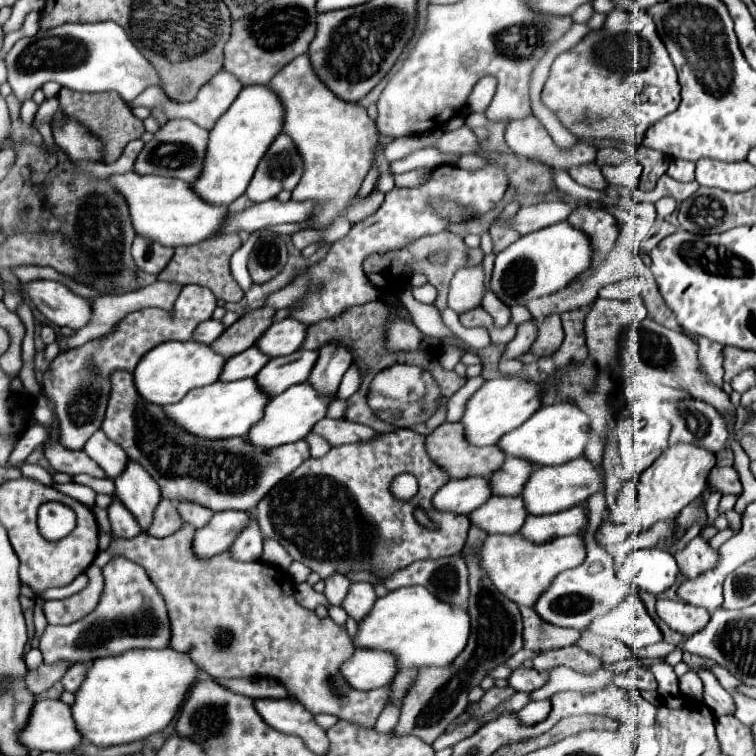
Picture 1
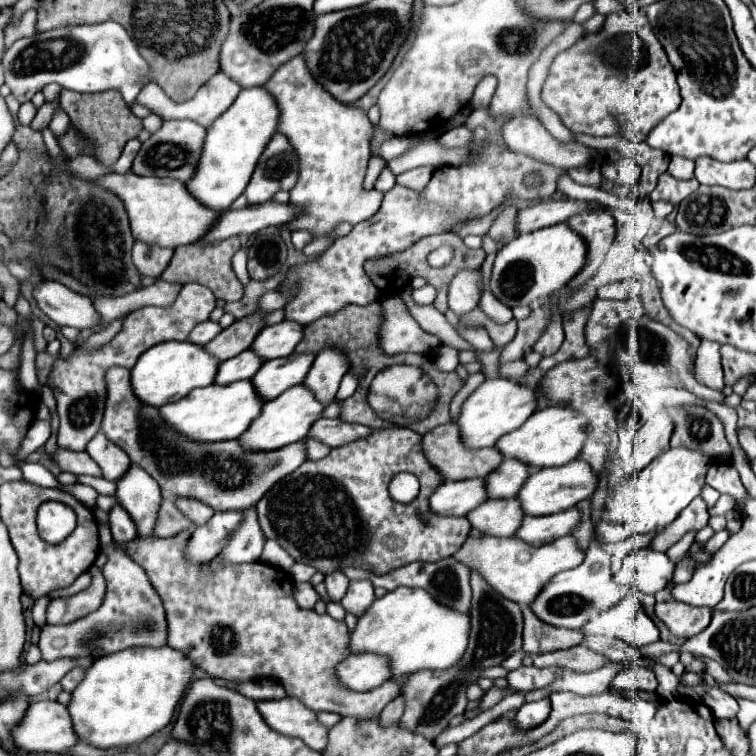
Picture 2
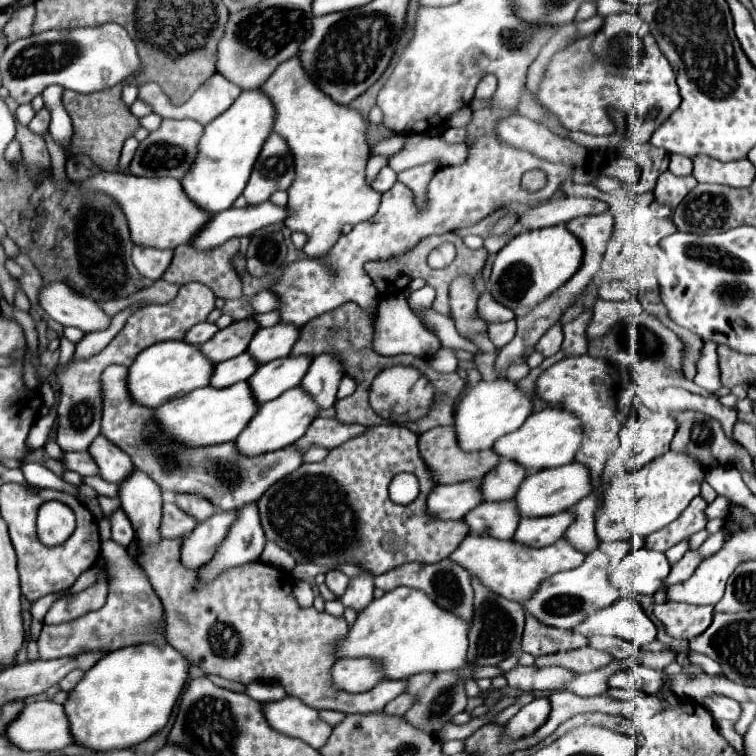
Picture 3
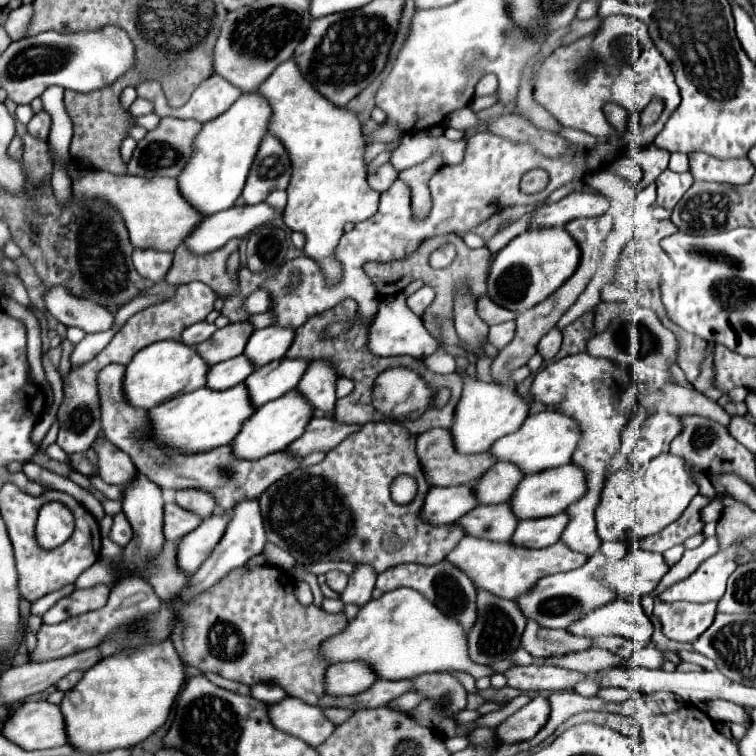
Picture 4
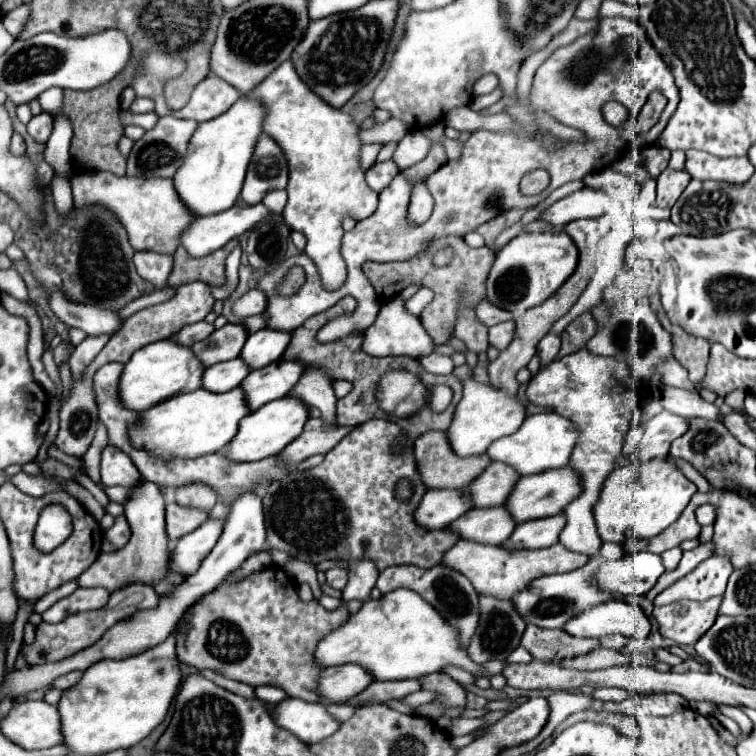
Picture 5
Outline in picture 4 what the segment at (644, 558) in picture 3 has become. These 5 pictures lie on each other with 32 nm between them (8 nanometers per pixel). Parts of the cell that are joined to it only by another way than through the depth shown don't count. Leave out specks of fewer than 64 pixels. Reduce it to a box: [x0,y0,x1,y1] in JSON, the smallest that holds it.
[604,548,668,596]

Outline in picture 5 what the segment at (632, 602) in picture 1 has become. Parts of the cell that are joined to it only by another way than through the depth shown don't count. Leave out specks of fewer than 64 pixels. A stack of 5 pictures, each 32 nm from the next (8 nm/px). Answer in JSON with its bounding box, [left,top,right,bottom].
[564,600,650,642]

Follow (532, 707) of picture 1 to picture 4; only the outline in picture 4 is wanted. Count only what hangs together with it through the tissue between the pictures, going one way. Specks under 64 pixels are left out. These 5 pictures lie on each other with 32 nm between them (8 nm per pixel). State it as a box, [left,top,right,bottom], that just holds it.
[496,702,546,744]

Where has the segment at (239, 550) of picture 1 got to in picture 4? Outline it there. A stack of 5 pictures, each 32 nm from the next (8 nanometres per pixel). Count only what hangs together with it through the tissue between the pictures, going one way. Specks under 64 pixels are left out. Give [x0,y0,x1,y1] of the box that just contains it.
[184,500,266,600]

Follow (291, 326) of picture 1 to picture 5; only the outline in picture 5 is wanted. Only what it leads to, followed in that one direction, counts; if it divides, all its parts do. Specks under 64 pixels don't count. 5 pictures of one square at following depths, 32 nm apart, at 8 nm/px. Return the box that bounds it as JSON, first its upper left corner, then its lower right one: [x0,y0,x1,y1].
[242,328,292,370]

